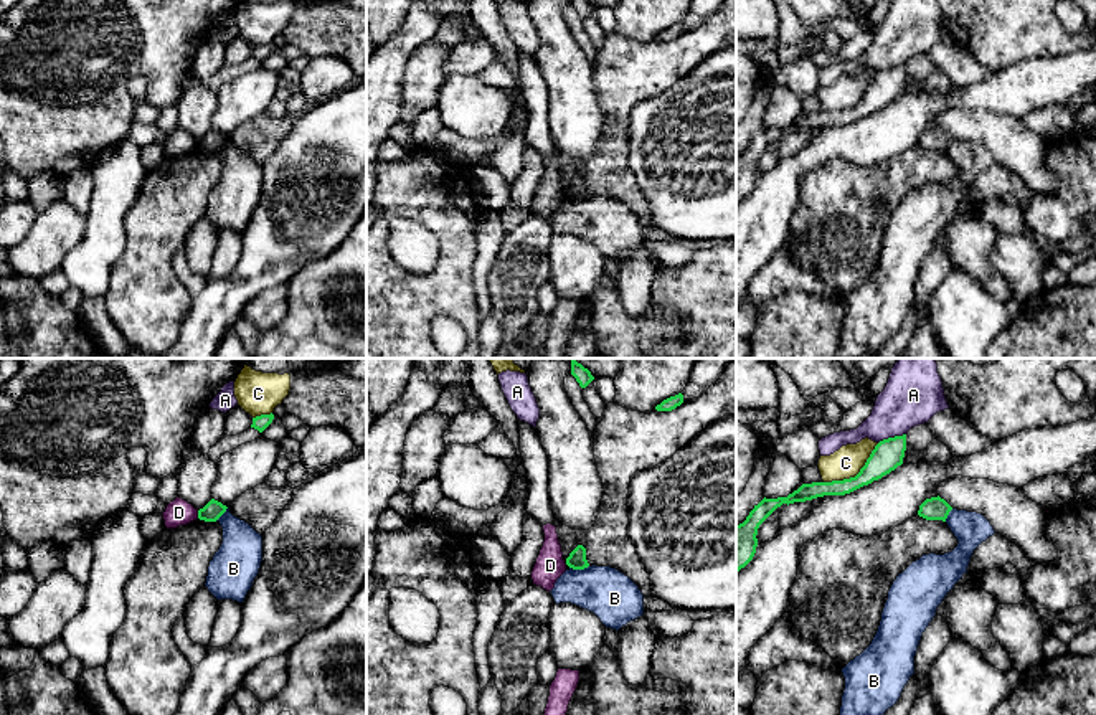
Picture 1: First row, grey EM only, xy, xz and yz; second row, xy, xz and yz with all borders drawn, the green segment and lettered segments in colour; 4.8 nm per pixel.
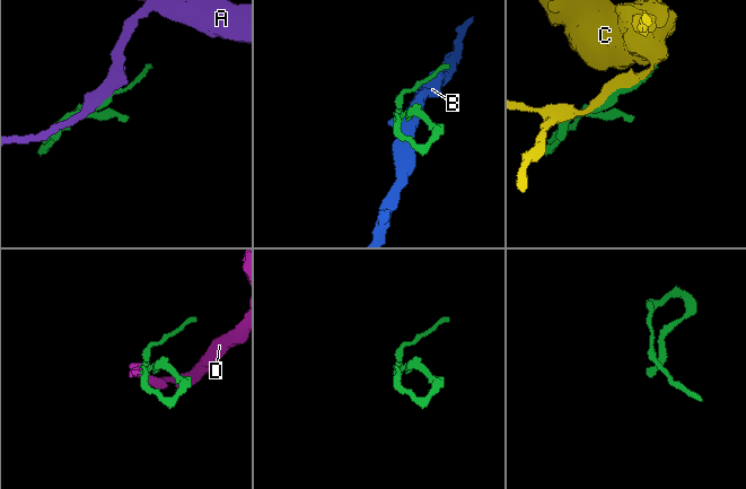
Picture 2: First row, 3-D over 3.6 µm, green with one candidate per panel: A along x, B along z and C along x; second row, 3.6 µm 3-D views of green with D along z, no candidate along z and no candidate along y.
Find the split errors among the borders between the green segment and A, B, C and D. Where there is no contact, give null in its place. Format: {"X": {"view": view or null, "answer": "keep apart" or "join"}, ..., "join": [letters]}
{"A": {"view": "yz", "answer": "keep apart"}, "B": {"view": "xz", "answer": "keep apart"}, "C": {"view": "yz", "answer": "keep apart"}, "D": {"view": "xy", "answer": "keep apart"}, "join": []}

